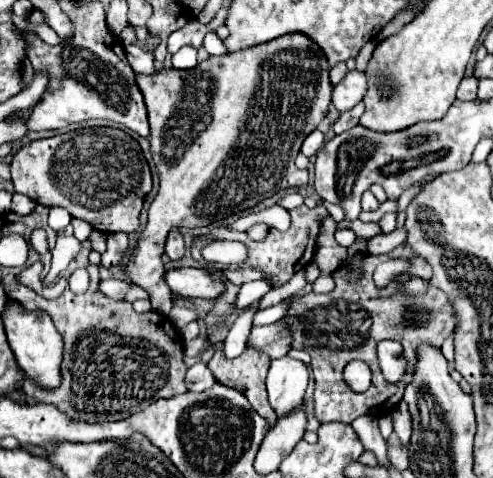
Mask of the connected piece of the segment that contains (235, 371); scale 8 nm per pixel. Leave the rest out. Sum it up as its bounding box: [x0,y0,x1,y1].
[209,342,277,426]

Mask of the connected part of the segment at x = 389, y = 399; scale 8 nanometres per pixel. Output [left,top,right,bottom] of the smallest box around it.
[283,244,455,424]

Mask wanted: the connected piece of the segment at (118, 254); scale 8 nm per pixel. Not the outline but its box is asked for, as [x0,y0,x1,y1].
[101,234,129,268]

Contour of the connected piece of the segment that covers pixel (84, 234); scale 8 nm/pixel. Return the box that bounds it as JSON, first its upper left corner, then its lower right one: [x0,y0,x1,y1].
[71,218,93,242]

